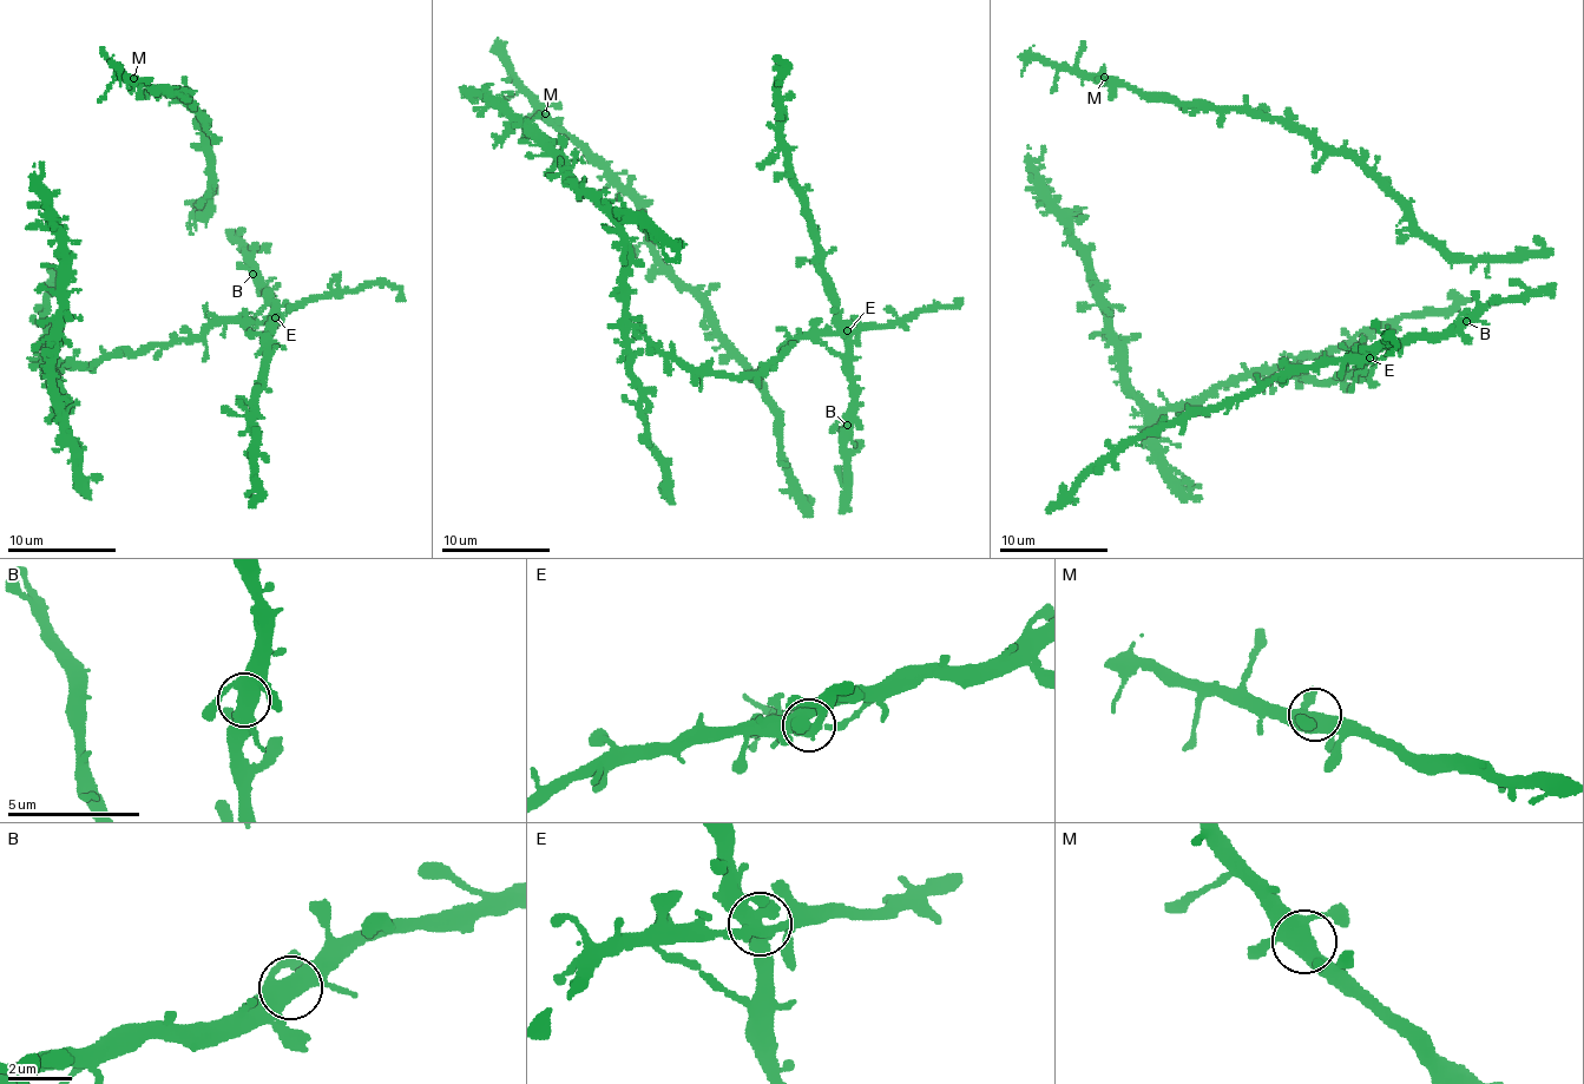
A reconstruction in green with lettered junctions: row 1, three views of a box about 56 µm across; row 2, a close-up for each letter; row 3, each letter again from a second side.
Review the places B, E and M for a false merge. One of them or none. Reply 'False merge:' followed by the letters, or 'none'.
False merge: E

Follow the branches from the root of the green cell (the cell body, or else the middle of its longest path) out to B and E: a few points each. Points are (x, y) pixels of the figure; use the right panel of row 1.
B: (1432, 339), (1454, 335), (1466, 321)
E: (1432, 339), (1388, 342), (1371, 359)

